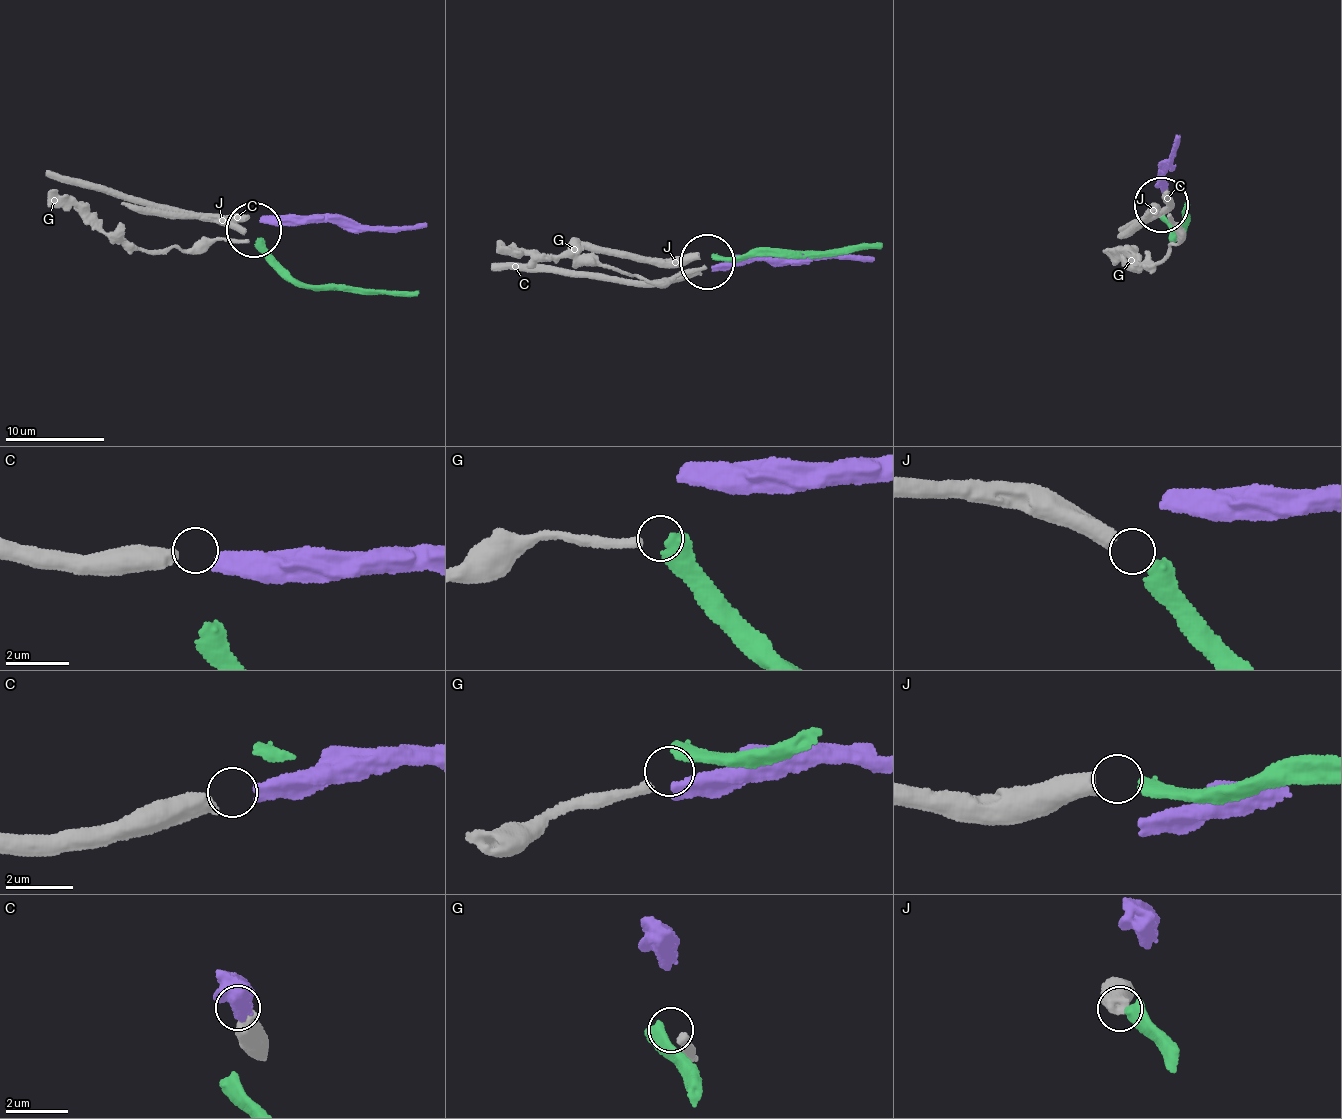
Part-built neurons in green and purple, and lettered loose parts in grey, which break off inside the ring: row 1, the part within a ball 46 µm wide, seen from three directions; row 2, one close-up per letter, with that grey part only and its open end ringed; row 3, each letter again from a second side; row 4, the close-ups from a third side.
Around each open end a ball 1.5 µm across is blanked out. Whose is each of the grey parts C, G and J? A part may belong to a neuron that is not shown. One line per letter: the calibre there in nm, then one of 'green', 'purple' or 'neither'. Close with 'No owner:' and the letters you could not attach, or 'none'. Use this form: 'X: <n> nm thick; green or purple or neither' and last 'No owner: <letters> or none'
C: 500 nm thick; purple
G: 300 nm thick; neither
J: 550 nm thick; green
No owner: G

